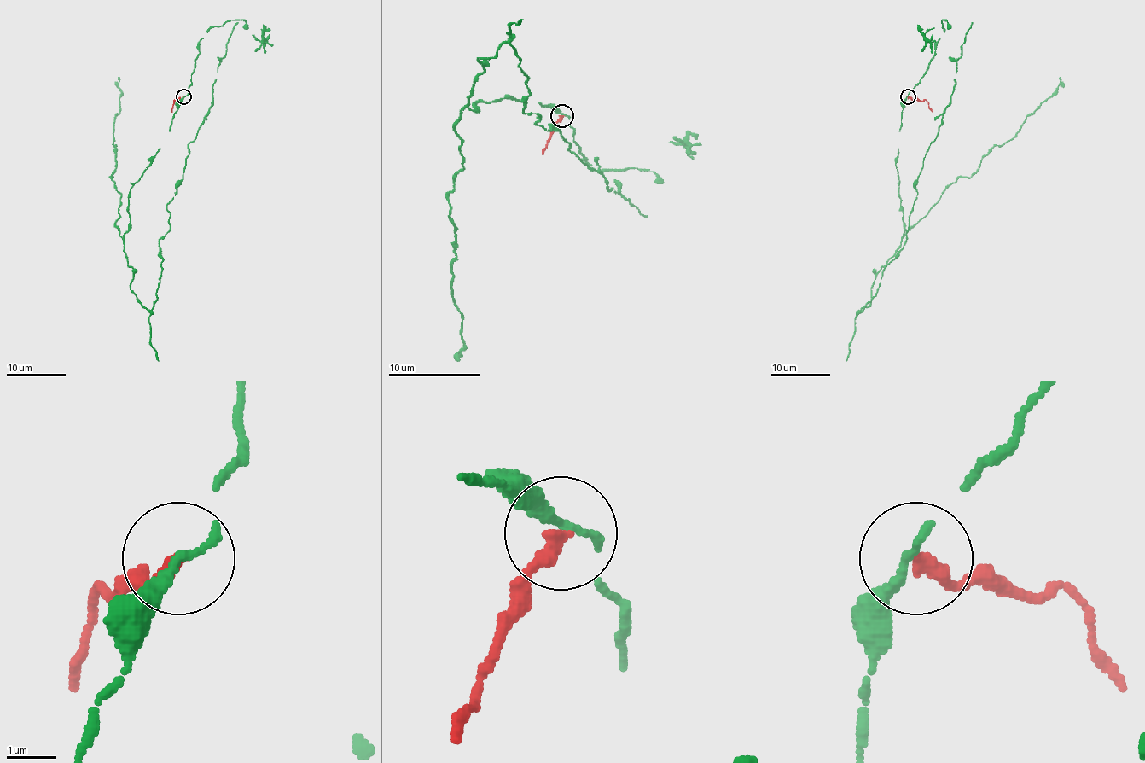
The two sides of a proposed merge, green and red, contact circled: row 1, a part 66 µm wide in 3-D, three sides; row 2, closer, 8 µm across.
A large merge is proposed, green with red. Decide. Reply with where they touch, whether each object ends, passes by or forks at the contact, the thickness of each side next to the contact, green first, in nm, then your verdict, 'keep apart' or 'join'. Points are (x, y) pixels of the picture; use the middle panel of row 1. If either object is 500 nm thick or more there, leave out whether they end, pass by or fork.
place (562, 115); green ends; red ends; calibres 240 and 320 nm; keep apart

